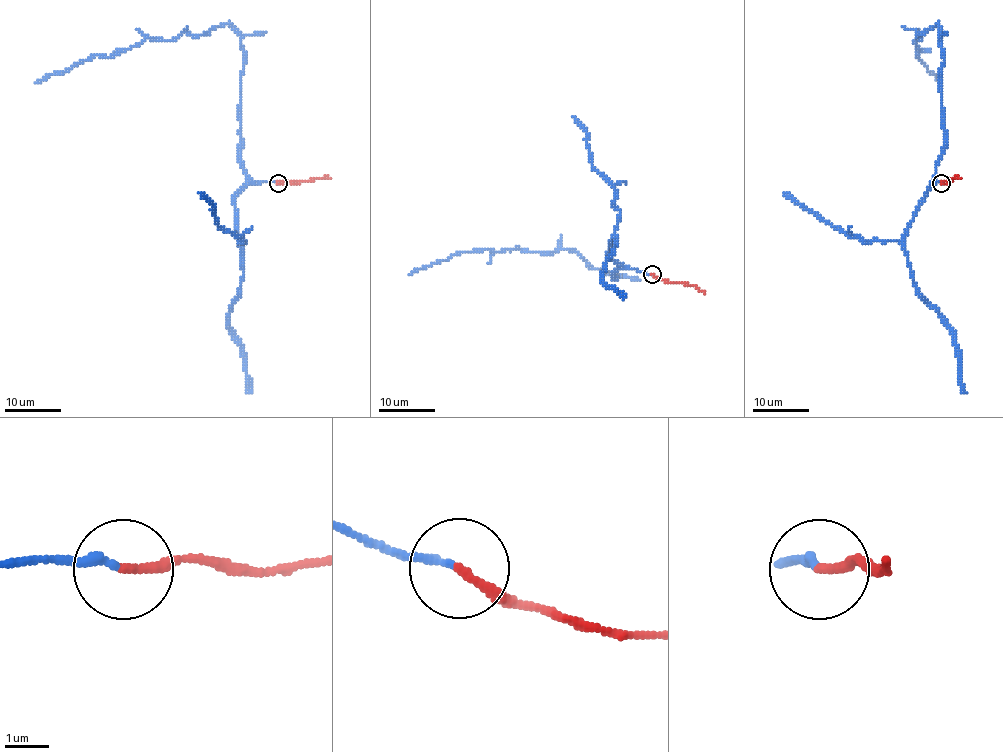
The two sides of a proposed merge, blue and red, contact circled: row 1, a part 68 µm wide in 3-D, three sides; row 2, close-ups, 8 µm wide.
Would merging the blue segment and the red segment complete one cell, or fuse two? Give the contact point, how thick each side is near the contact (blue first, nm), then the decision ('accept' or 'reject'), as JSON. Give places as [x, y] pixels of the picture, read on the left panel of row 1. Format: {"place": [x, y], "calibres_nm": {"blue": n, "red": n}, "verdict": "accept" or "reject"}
{"place": [278, 183], "calibres_nm": {"blue": 190, "red": 200}, "verdict": "accept"}

